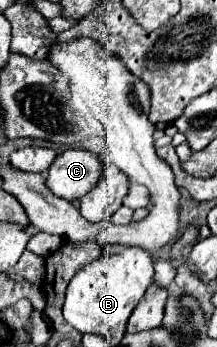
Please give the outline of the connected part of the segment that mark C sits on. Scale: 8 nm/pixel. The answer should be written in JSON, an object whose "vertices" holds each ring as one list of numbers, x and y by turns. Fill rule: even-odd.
{"vertices":[[67,149,51,163,45,173,45,185,61,199,81,199,99,181,103,163,95,153,85,149]]}

